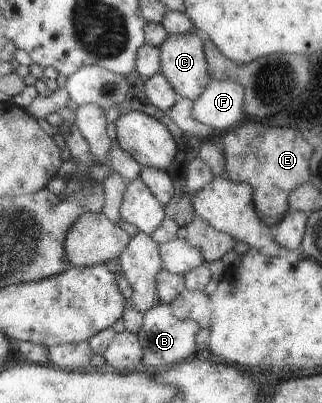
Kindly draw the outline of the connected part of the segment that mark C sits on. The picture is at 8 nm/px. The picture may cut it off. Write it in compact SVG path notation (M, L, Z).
M199 32L169 35L160 47L161 73L180 96L195 101L202 96L214 79L209 69L205 51L205 37Z

